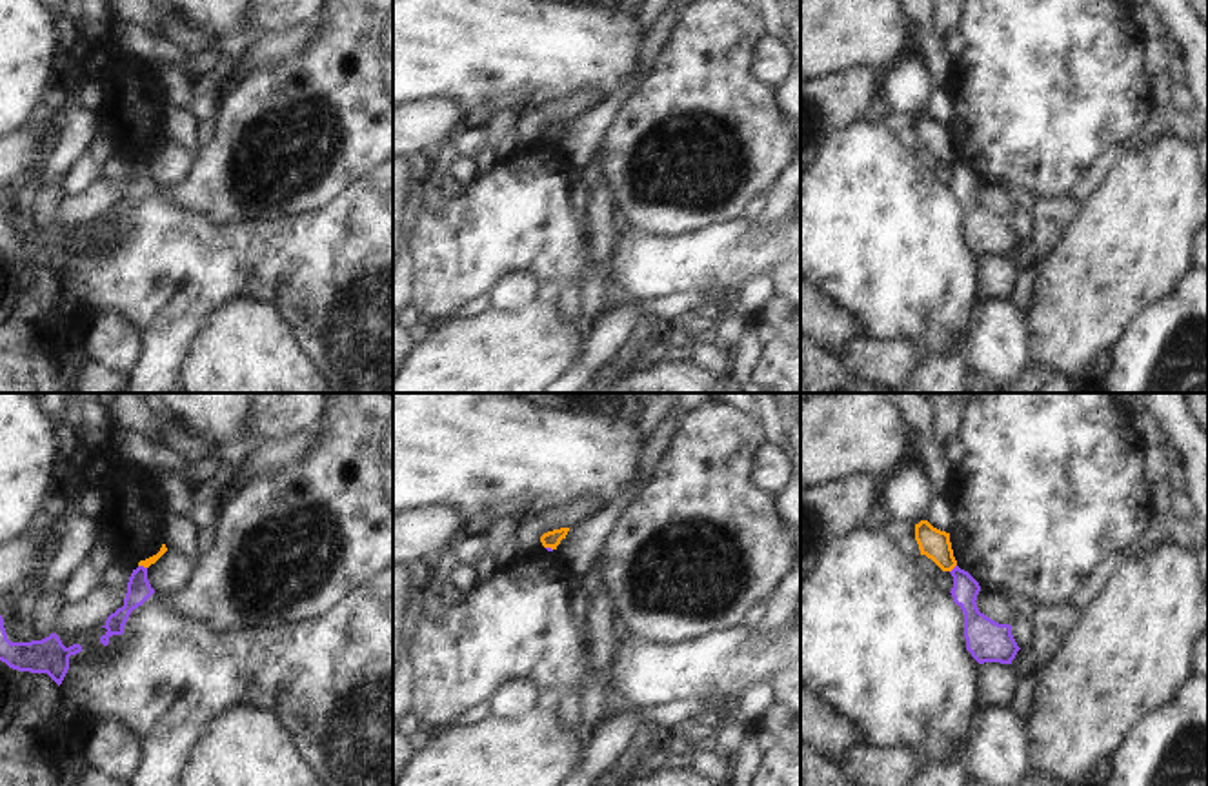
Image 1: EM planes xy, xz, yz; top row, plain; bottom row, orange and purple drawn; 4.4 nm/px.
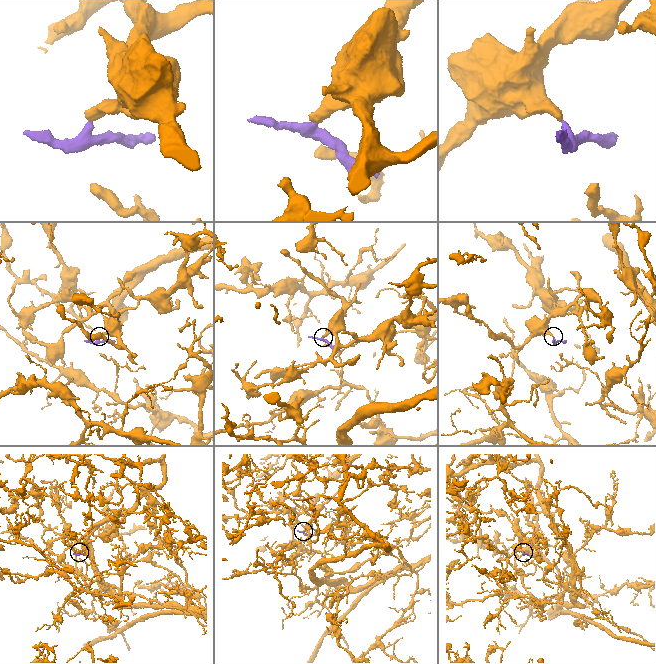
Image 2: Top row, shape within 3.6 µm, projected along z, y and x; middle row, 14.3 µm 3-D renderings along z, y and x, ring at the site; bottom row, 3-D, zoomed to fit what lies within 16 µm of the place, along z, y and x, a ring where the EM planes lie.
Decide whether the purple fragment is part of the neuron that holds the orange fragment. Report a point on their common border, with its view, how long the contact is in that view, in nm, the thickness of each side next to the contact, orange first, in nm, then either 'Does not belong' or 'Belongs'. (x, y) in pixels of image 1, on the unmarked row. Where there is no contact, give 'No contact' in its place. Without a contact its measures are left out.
Touches orange at xy (142, 157). Shared border 40 nm. Thickness 40 nm (orange) against 110 nm. Does not belong

